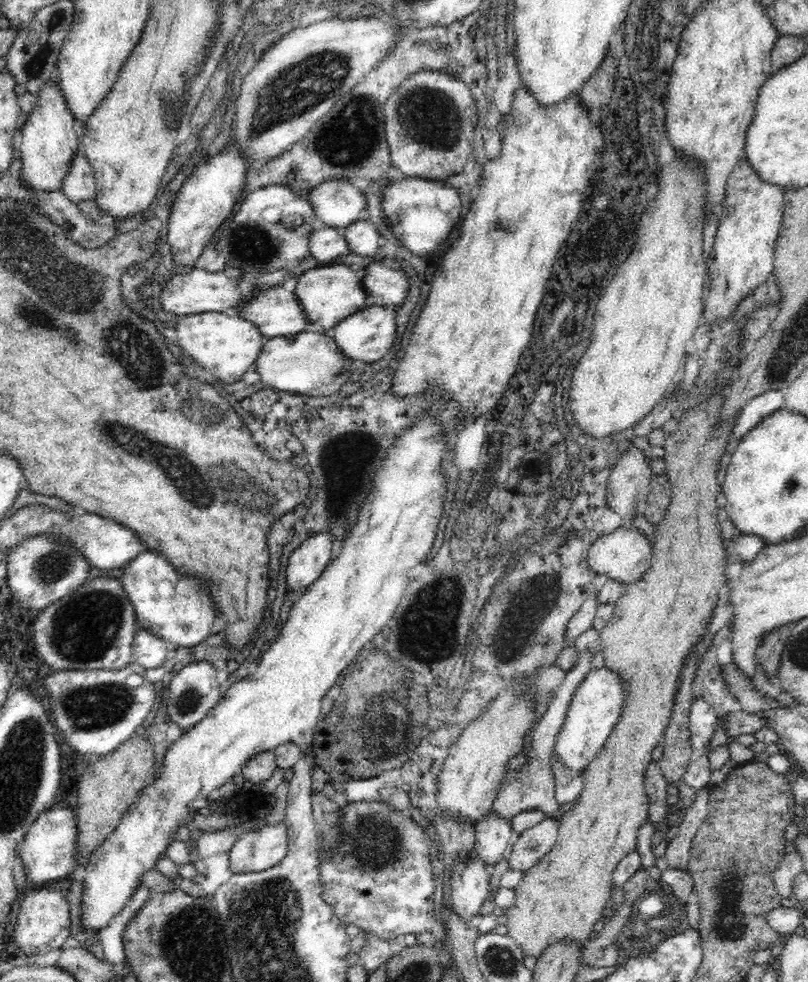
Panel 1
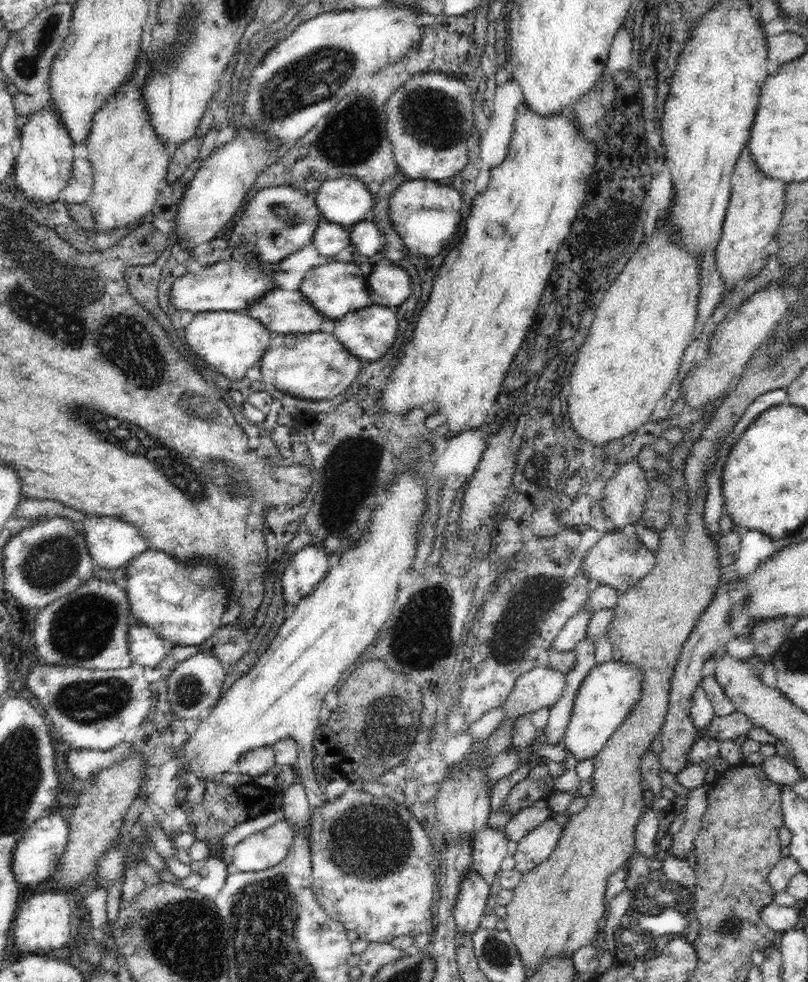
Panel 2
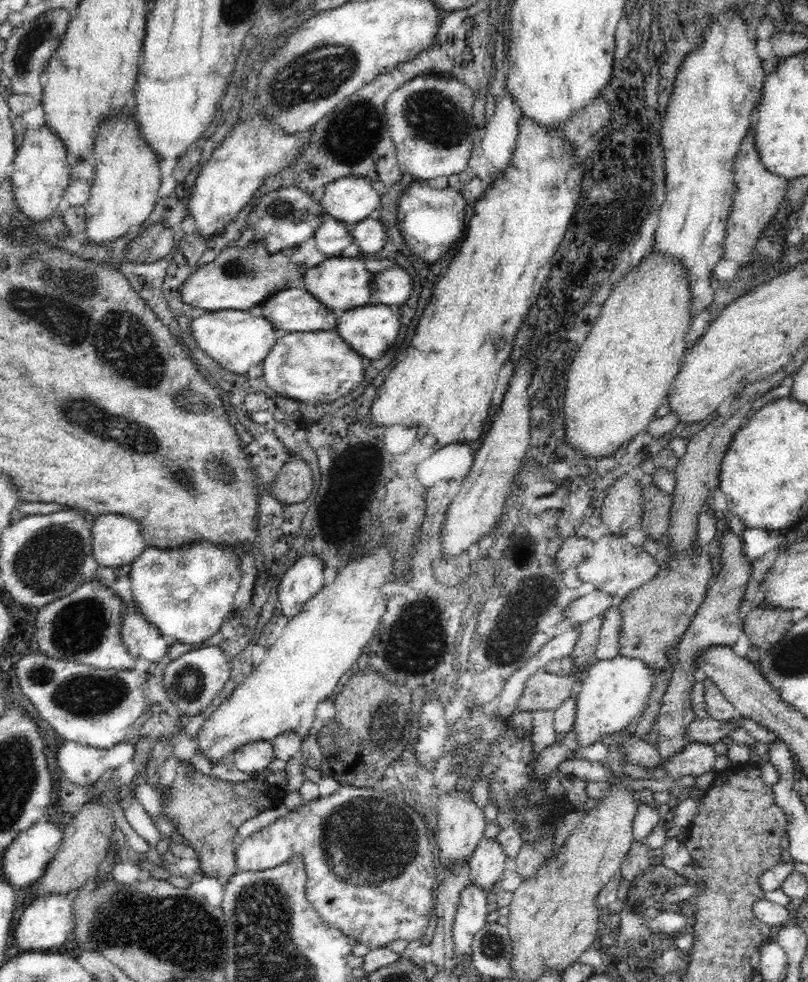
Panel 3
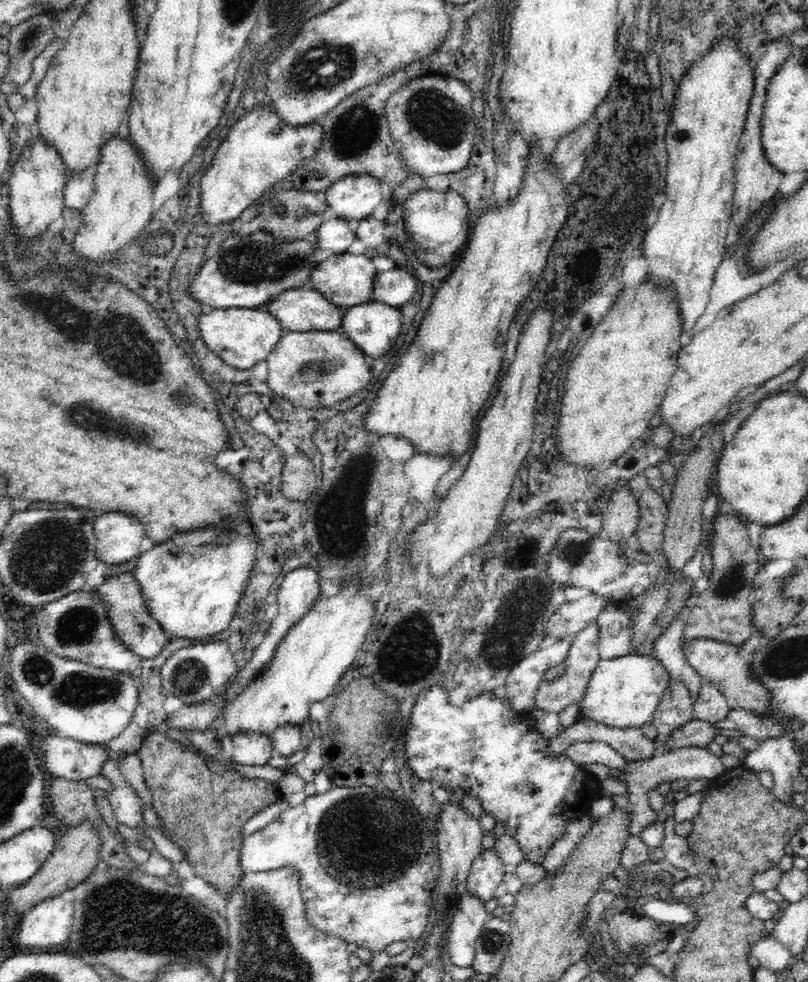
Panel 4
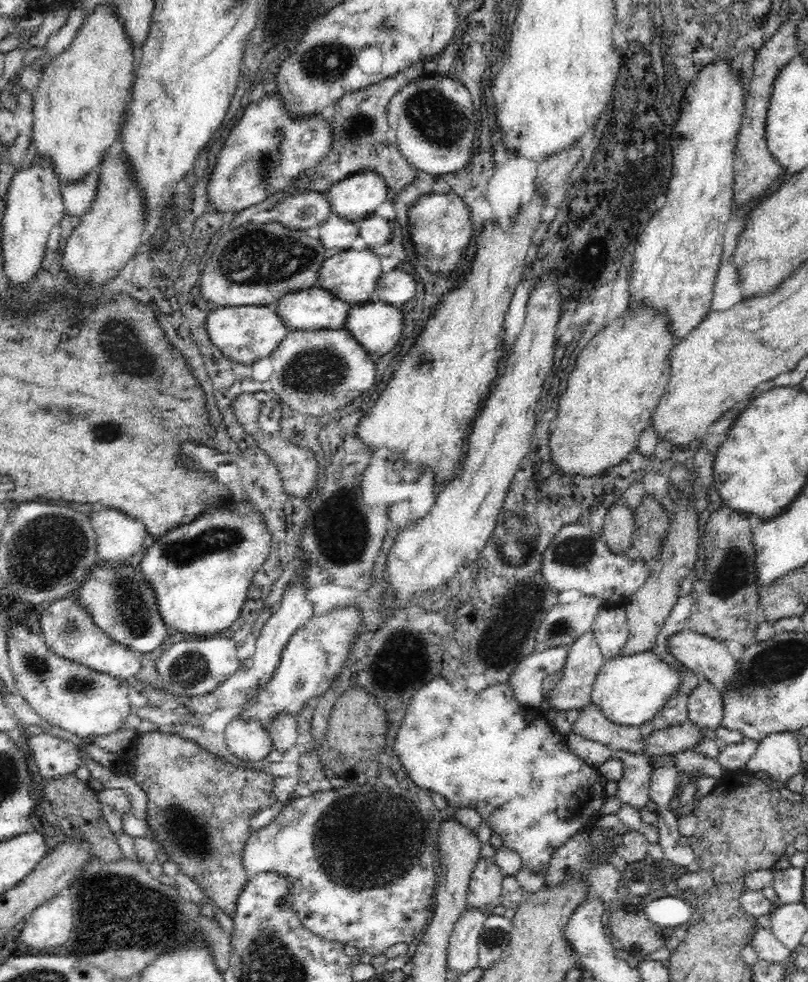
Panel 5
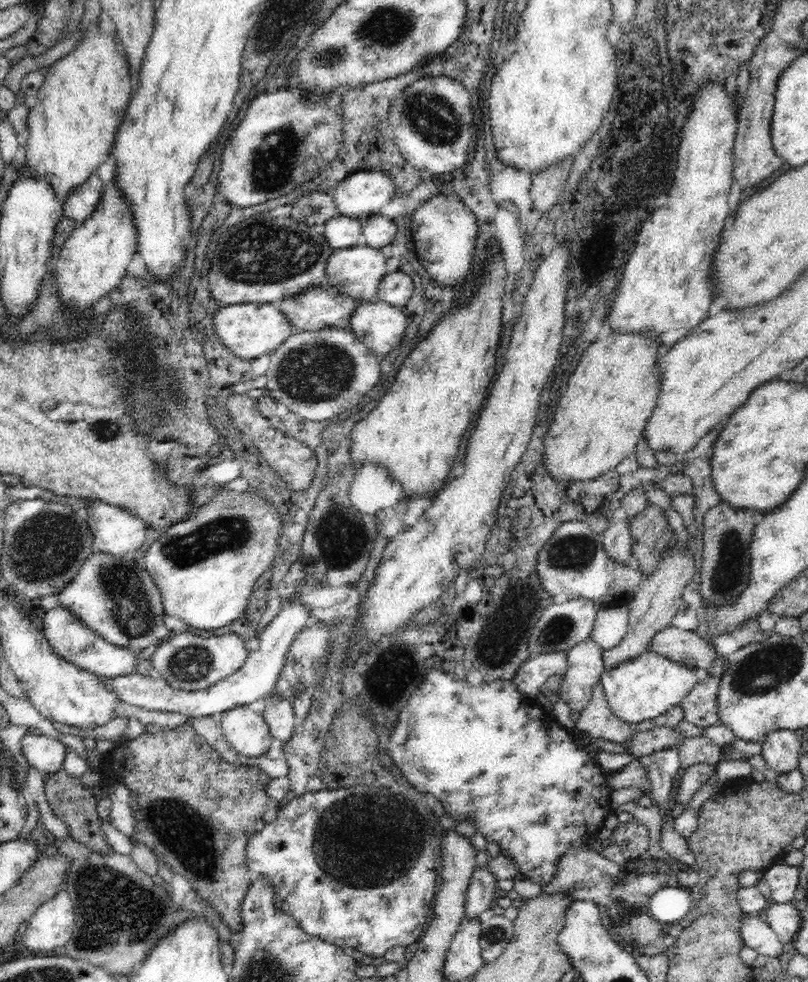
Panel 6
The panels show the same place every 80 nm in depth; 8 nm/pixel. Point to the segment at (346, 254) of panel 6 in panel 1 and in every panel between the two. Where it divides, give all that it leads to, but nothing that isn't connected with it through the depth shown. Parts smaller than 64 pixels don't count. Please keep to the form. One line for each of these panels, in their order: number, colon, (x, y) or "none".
1: (328, 293)
2: (335, 288)
3: (341, 284)
4: (347, 280)
5: (352, 275)

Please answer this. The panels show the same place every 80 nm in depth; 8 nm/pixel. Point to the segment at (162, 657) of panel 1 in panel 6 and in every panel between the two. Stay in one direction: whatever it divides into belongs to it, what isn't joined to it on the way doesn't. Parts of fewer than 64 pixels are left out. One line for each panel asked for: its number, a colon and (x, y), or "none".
2: (145, 647)
3: (144, 641)
4: (136, 628)
5: (122, 603)
6: (117, 599)

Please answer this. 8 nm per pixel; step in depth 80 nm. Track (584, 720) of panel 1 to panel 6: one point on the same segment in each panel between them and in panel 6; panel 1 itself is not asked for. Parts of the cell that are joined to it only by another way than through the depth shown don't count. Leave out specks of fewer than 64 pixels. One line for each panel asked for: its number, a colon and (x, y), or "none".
2: (610, 690)
3: (614, 692)
4: (624, 692)
5: (631, 689)
6: (642, 688)

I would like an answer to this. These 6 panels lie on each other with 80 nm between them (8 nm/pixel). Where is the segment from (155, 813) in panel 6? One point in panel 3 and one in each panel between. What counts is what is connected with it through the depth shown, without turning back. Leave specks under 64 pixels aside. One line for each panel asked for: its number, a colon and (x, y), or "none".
3: (208, 811)
4: (203, 813)
5: (199, 808)

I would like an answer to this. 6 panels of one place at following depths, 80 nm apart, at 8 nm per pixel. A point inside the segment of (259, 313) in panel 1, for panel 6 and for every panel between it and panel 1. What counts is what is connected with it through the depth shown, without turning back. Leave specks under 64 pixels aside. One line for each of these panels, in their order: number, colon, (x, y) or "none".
2: (282, 312)
3: (293, 310)
4: (303, 309)
5: (315, 308)
6: (322, 306)

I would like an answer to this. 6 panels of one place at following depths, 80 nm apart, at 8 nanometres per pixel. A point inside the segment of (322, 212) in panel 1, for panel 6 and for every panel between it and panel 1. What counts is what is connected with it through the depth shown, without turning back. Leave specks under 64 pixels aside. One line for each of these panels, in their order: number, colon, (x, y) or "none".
2: (345, 201)
3: (350, 199)
4: (354, 198)
5: (357, 197)
6: (360, 196)

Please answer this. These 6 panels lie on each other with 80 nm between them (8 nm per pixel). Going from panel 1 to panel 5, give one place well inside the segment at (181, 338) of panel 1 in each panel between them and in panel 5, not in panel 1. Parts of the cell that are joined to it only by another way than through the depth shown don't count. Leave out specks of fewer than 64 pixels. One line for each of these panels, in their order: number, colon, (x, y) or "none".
2: (231, 342)
3: (236, 340)
4: (241, 337)
5: (245, 334)

